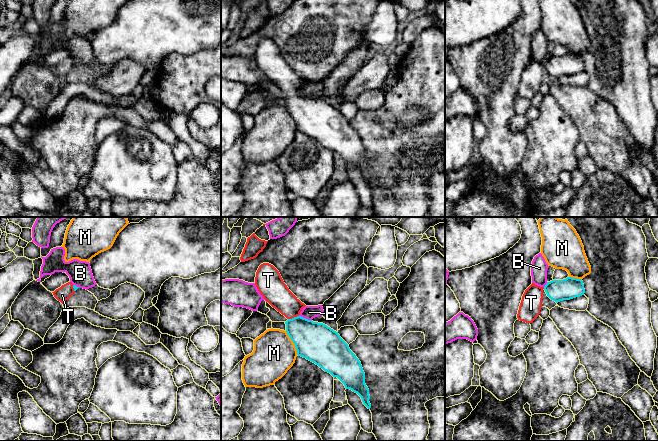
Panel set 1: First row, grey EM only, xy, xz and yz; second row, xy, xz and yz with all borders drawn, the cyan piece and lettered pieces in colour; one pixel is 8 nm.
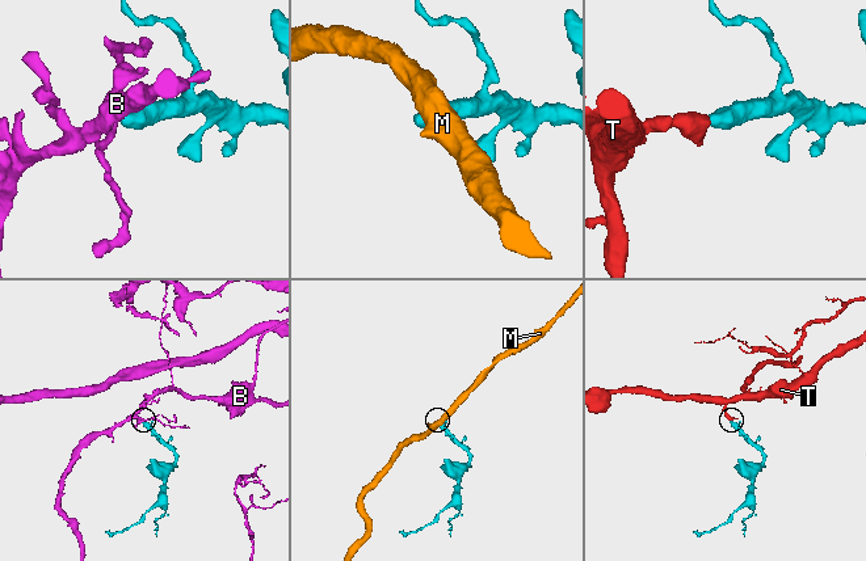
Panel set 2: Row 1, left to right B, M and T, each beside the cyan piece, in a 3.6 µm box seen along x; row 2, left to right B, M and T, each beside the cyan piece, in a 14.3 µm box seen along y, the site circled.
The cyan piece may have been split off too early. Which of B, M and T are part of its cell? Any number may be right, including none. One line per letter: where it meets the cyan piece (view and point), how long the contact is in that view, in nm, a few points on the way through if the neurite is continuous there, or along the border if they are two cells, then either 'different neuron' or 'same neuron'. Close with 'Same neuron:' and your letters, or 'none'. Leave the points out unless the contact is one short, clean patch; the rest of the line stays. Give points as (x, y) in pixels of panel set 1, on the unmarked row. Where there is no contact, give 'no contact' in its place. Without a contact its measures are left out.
B: contact xz (305, 94); length 110 nm; border xz (299, 91), (311, 96); different neuron
M: contact xz (293, 118); length 220 nm; border xz (285, 107), (294, 120), (297, 130); different neuron
T: contact xz (294, 93); length 90 nm; way xz (314, 117), (294, 93), (291, 84), (276, 69); same neuron
Same neuron: T

